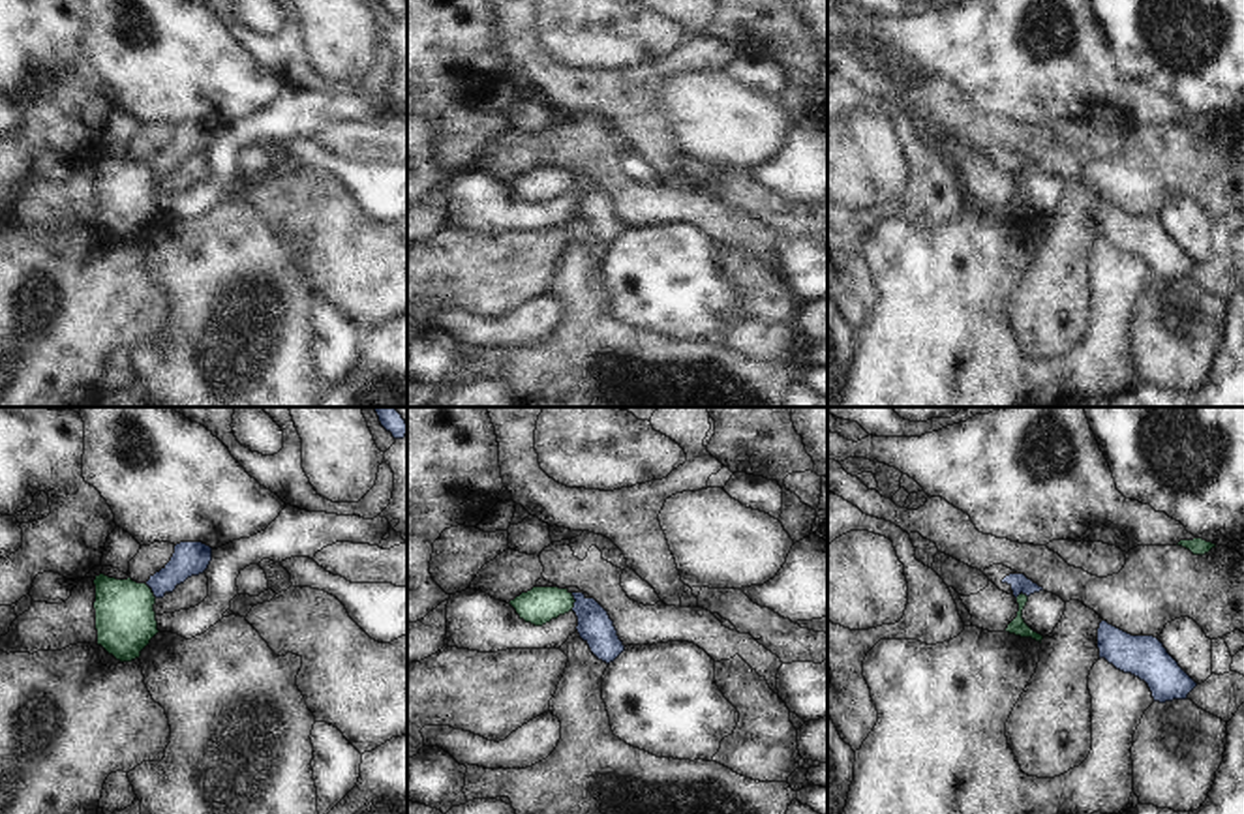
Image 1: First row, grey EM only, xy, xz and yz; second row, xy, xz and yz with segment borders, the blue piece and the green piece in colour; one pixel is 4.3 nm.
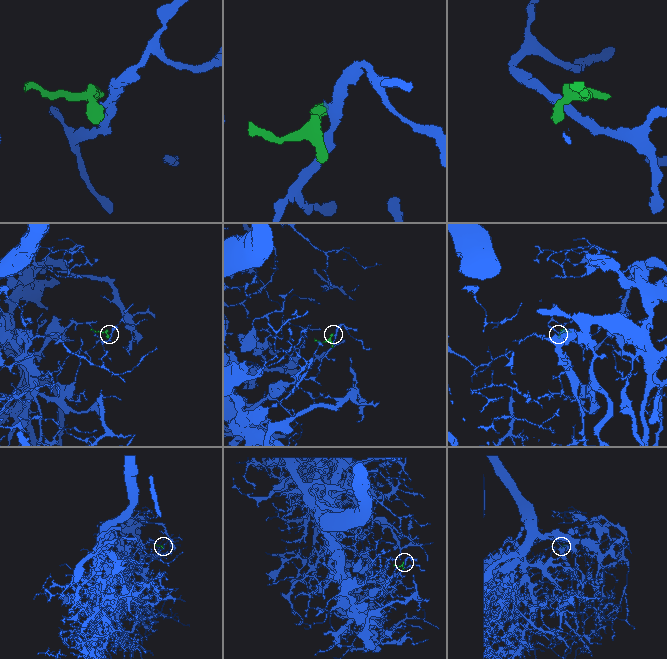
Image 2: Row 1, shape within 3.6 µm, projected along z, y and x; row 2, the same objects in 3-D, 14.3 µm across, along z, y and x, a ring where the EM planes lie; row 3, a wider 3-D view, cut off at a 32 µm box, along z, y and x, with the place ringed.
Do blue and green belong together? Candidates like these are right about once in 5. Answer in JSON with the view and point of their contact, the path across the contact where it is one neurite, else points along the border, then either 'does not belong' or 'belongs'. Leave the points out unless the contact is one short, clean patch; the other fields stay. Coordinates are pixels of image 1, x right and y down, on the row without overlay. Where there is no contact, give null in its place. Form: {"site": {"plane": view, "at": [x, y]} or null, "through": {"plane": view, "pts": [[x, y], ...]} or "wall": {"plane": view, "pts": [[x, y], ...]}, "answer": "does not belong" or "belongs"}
{"site": {"plane": "xz", "at": [575, 182]}, "wall": {"plane": "xz", "pts": [[571, 173], [575, 180], [573, 190]]}, "answer": "does not belong"}

